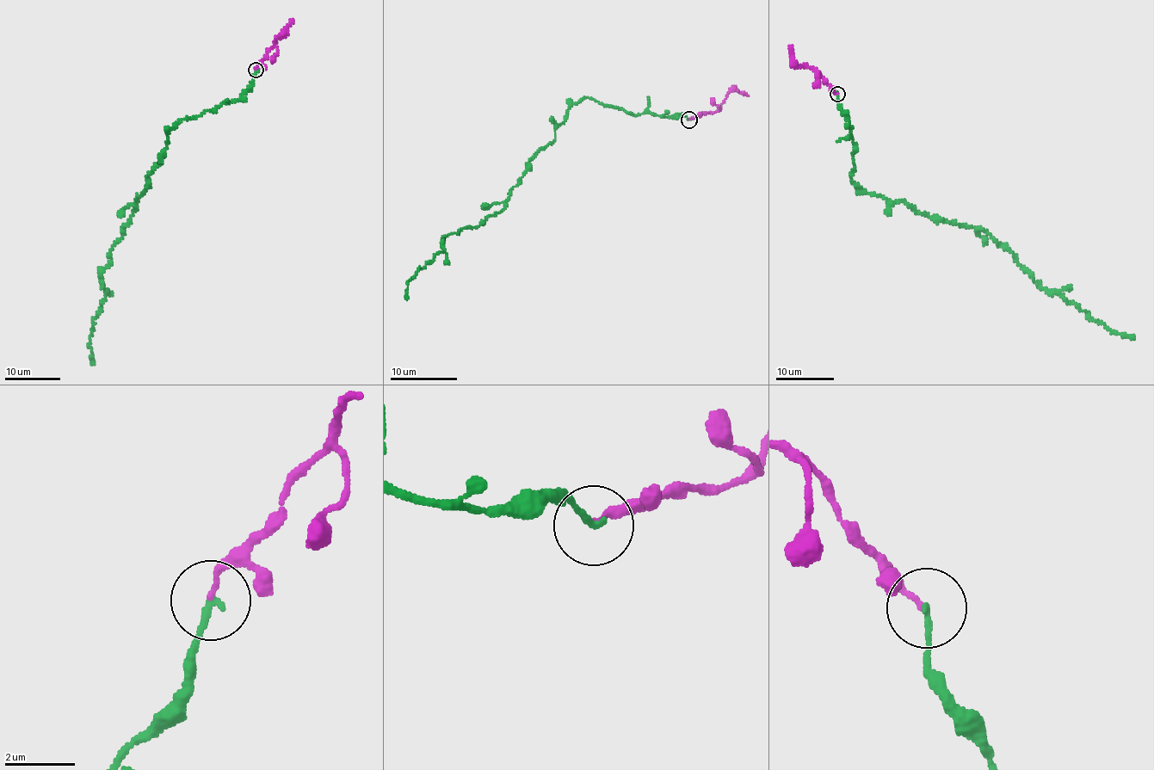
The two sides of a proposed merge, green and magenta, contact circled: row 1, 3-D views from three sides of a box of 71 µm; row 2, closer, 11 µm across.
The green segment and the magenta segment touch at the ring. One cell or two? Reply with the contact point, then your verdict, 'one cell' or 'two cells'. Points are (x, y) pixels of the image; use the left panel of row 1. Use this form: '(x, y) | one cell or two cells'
(256, 70) | one cell

